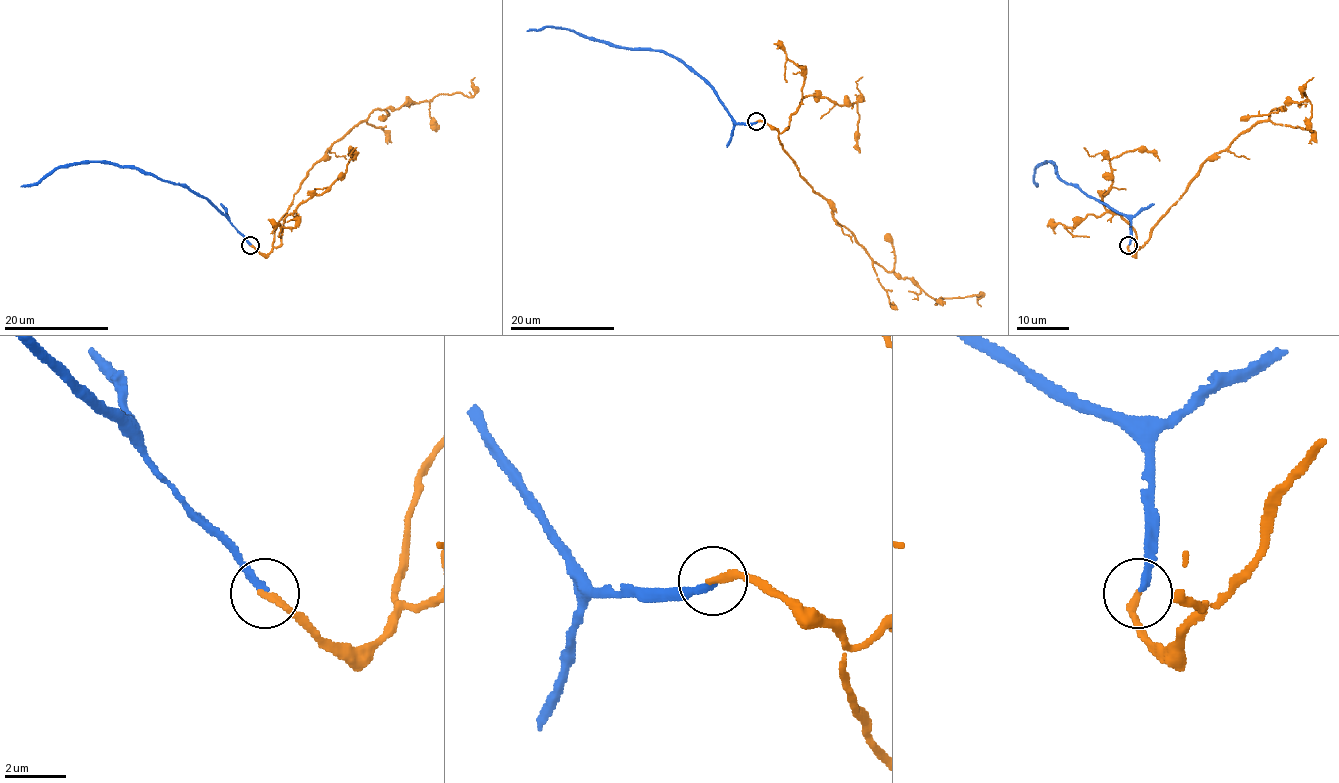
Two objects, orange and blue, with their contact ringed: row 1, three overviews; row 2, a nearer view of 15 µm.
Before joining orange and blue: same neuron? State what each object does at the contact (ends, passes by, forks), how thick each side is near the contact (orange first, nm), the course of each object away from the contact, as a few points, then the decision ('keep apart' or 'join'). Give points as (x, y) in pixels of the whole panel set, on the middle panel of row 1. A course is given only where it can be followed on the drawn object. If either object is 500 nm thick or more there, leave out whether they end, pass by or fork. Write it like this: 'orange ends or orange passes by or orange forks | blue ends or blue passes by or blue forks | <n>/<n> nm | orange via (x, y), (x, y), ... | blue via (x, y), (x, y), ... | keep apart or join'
orange ends | blue ends | 240/240 nm | orange via (756, 122), (773, 126), (799, 171), (869, 258), (912, 280), (936, 299), (982, 295), (980, 306) | blue via (756, 122), (736, 123), (705, 81), (681, 62), (662, 51), (625, 49), (560, 28), (544, 27), (526, 30) | join

